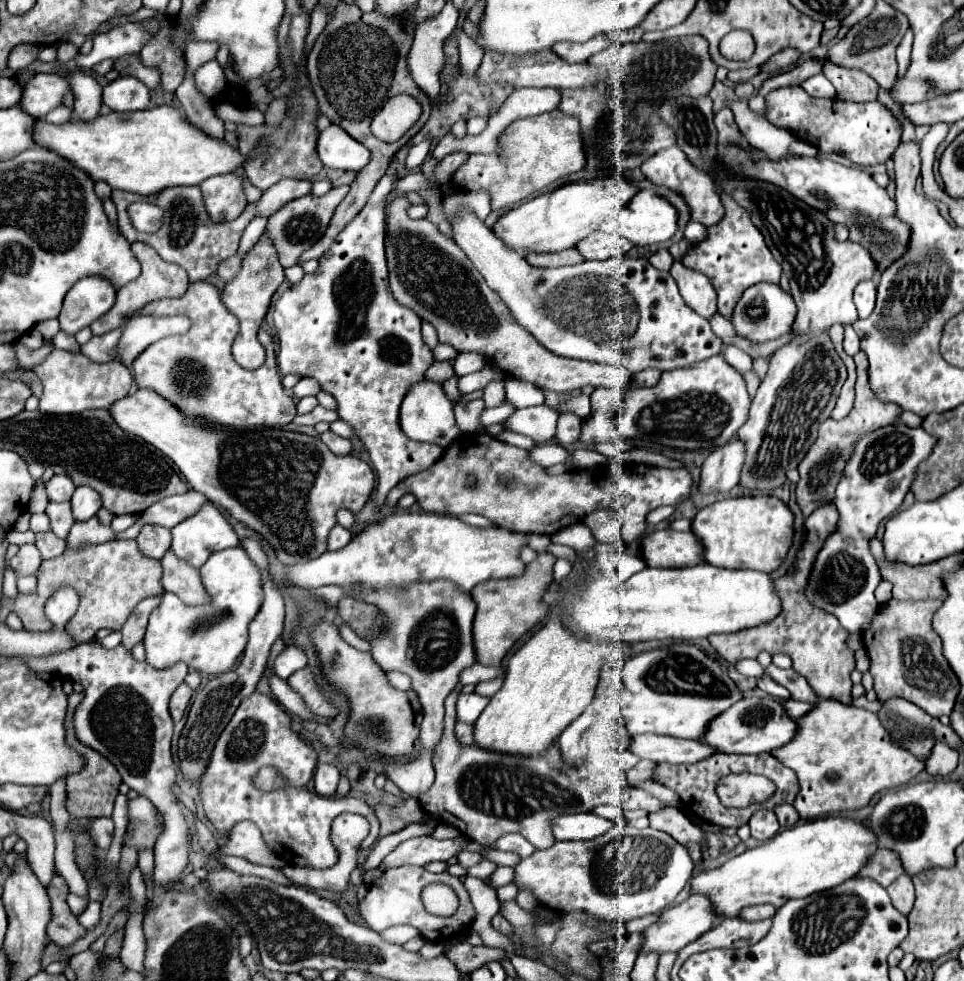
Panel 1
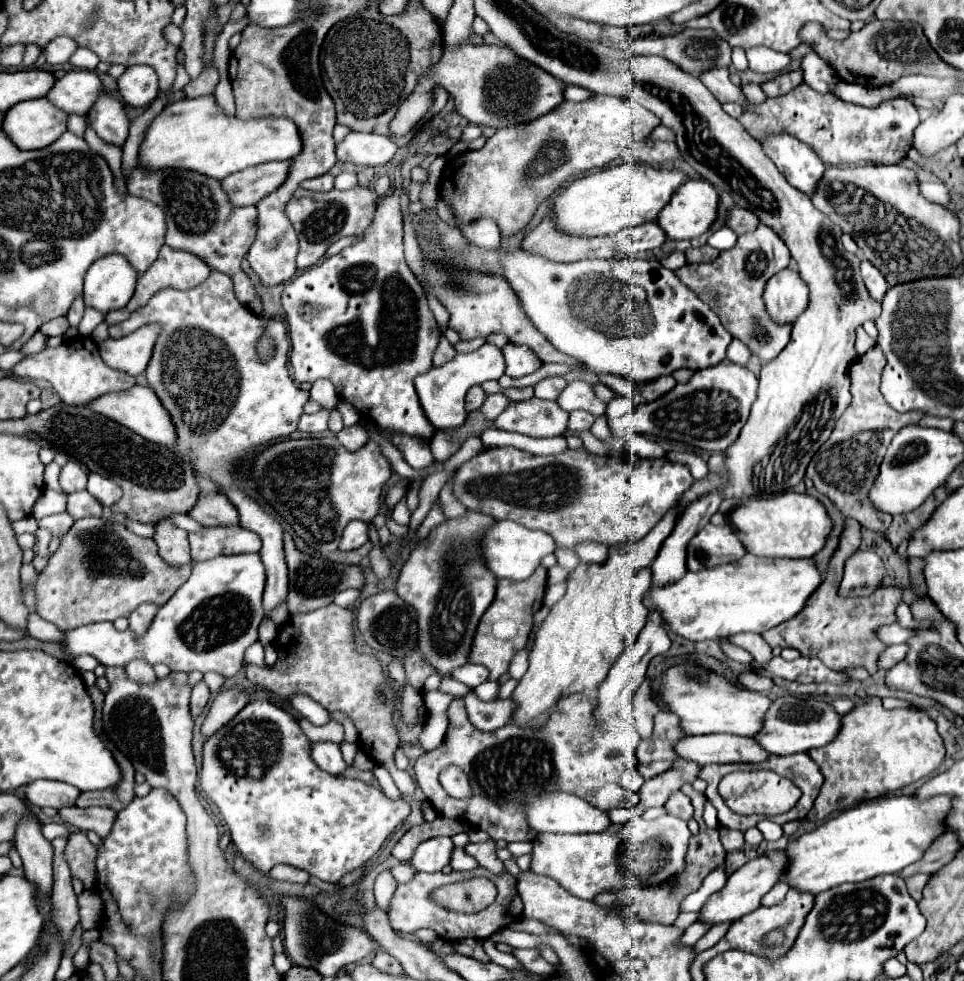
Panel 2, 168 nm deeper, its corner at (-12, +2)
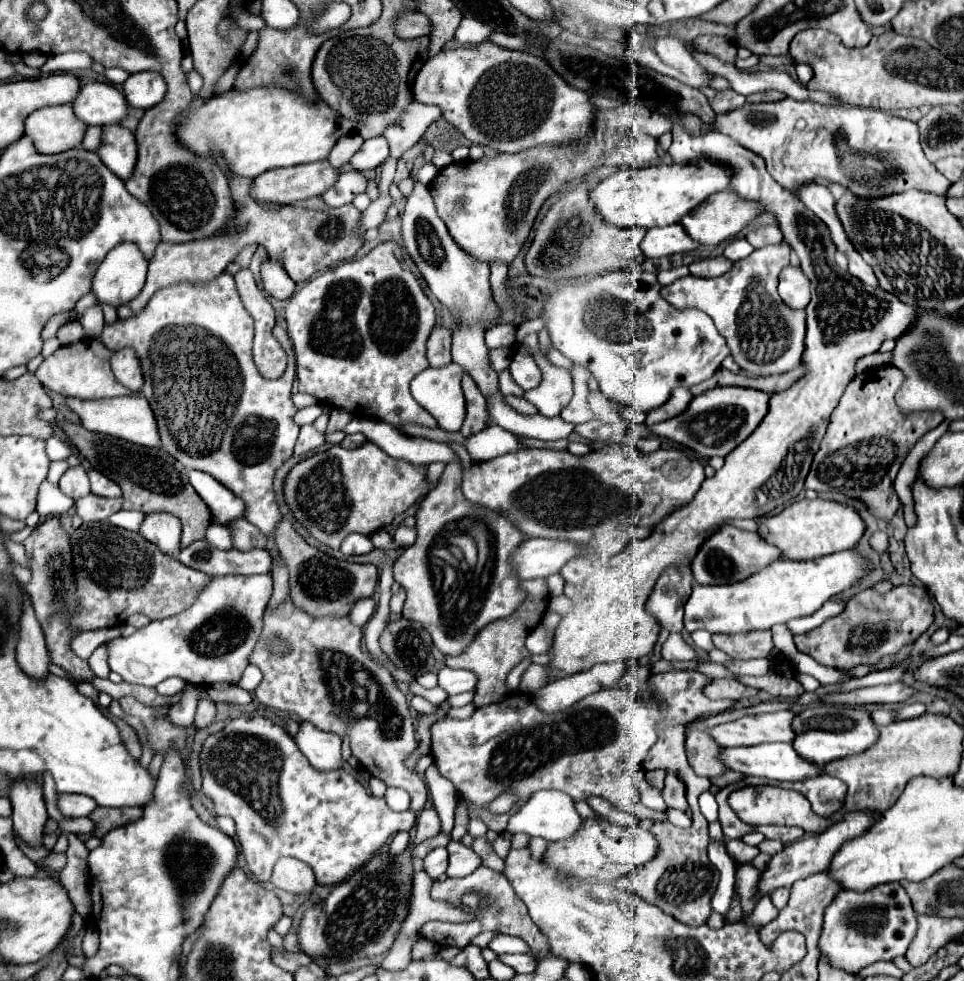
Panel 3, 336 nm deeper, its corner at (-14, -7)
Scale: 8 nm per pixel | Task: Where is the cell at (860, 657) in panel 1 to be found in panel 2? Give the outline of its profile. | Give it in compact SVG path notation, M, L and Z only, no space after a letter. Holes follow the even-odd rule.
M902 643L898 645L889 646L885 651L883 651L878 660L878 669L889 670L896 663L900 662L905 658L909 650L909 645L907 643Z

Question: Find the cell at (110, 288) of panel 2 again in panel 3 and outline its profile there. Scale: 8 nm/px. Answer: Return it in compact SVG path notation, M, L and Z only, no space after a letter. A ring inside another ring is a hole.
M119 243L107 253L93 277L93 293L99 303L127 305L145 285L147 257L135 243Z

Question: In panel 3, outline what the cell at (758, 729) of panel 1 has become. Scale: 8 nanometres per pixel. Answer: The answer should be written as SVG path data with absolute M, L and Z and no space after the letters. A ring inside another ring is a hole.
M819 703L807 707L805 711L797 713L793 721L793 729L797 733L793 741L795 751L799 751L801 757L805 757L815 765L827 765L835 759L863 753L871 745L875 745L875 739L879 739L879 731L871 719L871 711L867 711L865 707L849 707L849 705Z

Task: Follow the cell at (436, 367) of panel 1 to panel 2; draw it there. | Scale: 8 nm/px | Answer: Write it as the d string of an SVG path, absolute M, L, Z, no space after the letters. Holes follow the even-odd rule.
M441 336L441 344L437 346L435 356L433 356L433 366L441 366L441 364L445 364L447 360L453 360L453 356L457 356L455 348Z

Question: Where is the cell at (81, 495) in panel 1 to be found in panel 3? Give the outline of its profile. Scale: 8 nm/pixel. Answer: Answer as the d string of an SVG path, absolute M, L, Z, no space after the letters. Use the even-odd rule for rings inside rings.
M89 469L89 479L91 479L91 493L101 495L101 497L119 497L121 489L119 485L115 485L115 481L111 481L109 477L103 477L103 473Z

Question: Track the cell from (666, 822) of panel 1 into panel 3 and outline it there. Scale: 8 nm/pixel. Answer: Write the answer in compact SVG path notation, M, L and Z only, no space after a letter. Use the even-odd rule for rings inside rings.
M667 771L665 773L665 787L661 791L667 807L673 807L673 809L681 809L681 811L687 811L689 805L687 805L687 797L685 797L685 783L681 781L681 777L673 771Z

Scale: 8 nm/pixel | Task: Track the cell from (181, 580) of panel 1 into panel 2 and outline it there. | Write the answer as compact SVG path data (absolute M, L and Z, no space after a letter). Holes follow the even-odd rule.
M167 520L157 524L157 534L153 538L159 546L159 554L161 558L169 564L169 566L185 566L185 564L193 564L193 560L189 560L189 542L187 542L187 532L181 528L175 528L173 524L169 524Z

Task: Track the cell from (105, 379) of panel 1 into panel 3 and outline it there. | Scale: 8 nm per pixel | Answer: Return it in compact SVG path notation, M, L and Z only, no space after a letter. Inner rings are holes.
M85 339L71 345L61 345L53 355L49 355L39 369L35 371L35 377L51 391L63 395L63 397L79 397L79 399L101 399L101 397L117 397L117 395L129 395L131 391L121 385L111 367L111 349L107 349L97 339ZM59 353L59 355L57 355Z

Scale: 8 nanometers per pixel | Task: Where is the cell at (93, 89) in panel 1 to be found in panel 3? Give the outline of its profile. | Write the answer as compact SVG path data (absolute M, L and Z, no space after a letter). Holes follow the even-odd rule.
M121 125L103 127L103 143L97 149L101 161L123 181L135 171L137 143L135 135Z

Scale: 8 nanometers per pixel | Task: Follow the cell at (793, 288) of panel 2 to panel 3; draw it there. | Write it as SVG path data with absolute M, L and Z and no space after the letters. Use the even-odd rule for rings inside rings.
M787 265L779 273L779 295L791 309L805 309L811 299L809 281L799 267Z

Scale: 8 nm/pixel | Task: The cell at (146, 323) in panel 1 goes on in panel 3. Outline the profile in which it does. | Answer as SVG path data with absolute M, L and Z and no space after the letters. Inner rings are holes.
M121 349L115 351L111 357L111 369L115 377L131 389L131 393L139 393L143 387L143 373L137 361L137 355L131 349Z

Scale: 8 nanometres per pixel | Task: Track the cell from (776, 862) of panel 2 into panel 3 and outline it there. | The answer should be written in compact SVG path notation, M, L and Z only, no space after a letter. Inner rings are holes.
M851 811L851 813L845 813L843 819L831 827L827 827L823 833L819 835L811 835L811 837L805 837L801 841L795 841L791 845L787 845L781 853L773 855L767 871L763 871L763 877L761 877L761 893L763 895L769 895L771 889L777 889L777 887L791 887L795 881L803 879L803 877L809 877L821 869L827 869L827 865L831 865L831 857L835 853L835 849L839 849L839 845L843 845L843 841L851 839L851 837L859 837L859 833L865 833L867 829L871 829L871 825L879 819L881 815L879 813L857 813L857 811Z

